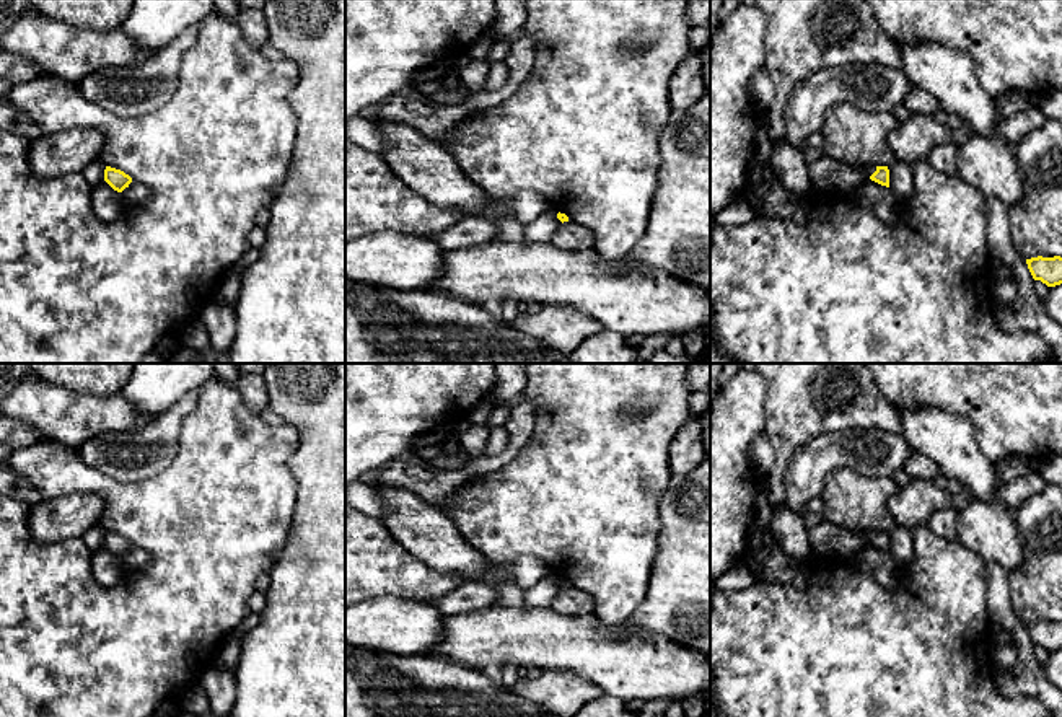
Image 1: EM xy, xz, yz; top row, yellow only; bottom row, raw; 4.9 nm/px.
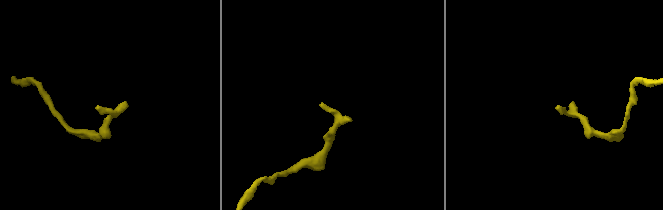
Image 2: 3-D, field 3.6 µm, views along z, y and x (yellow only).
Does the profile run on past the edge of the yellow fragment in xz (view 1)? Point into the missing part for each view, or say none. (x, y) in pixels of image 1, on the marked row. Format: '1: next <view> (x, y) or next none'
1: next none

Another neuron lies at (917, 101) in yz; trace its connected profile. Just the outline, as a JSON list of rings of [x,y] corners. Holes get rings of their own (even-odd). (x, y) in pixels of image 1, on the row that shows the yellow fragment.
[[[912,85],[902,103],[912,114],[935,116],[940,111],[937,99]]]

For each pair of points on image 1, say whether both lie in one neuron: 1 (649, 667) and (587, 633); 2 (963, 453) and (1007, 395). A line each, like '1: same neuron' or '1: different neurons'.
1: same neuron
2: different neurons

